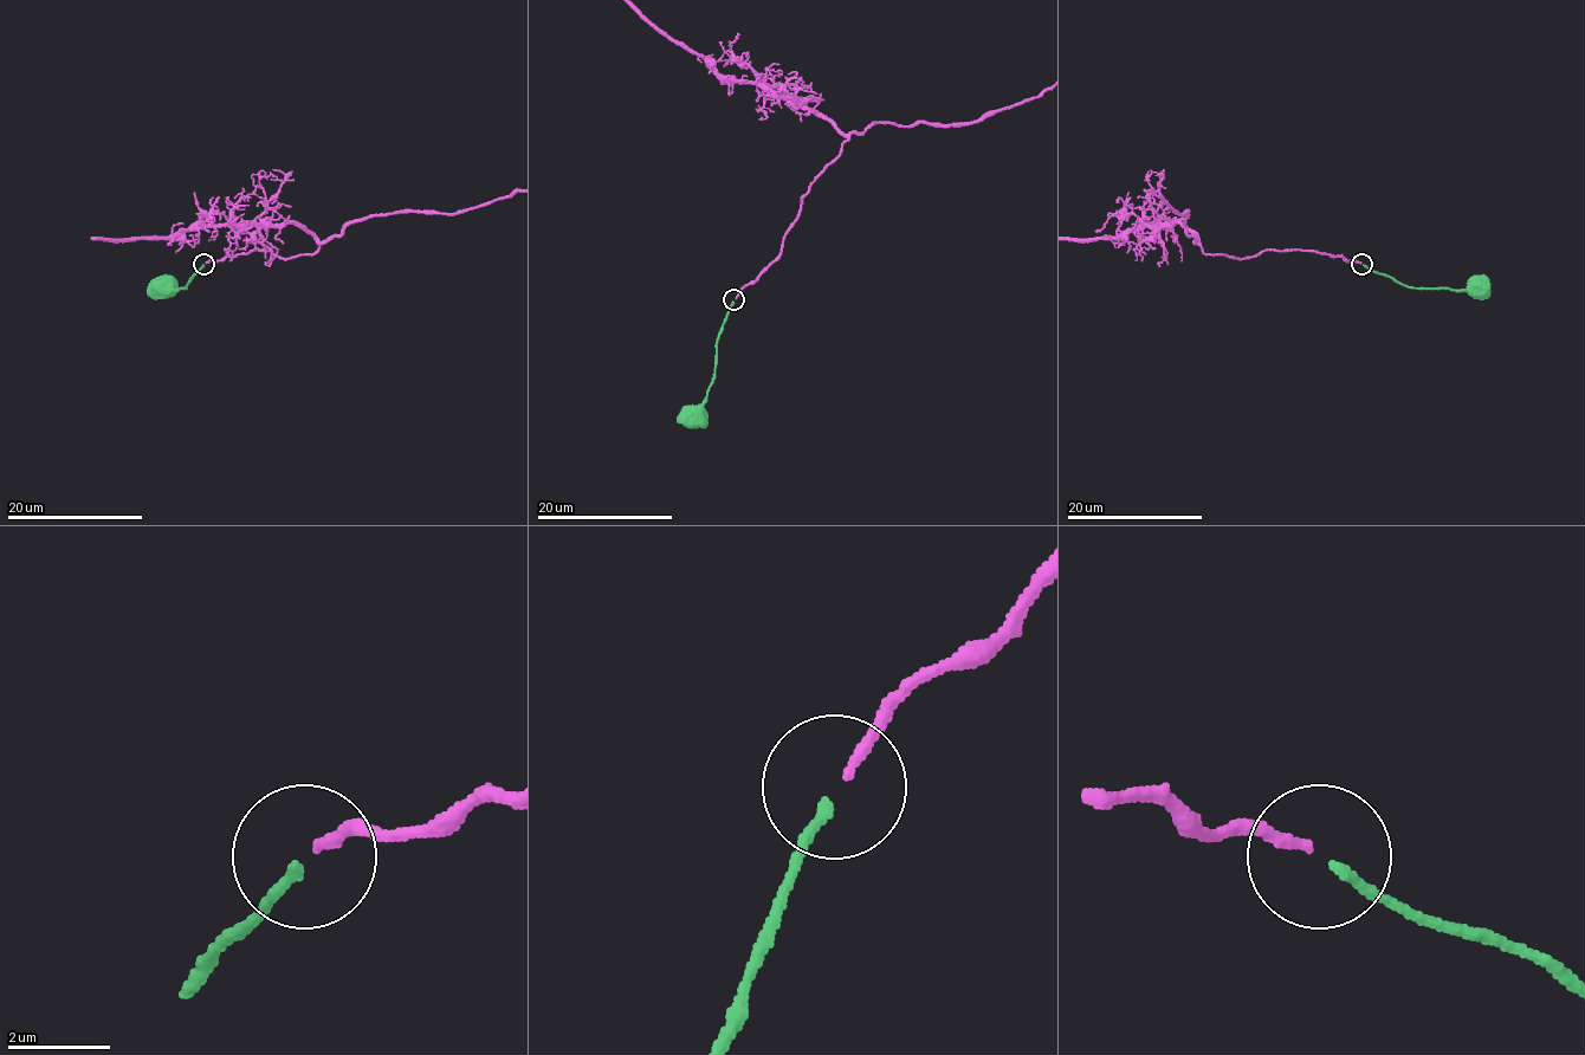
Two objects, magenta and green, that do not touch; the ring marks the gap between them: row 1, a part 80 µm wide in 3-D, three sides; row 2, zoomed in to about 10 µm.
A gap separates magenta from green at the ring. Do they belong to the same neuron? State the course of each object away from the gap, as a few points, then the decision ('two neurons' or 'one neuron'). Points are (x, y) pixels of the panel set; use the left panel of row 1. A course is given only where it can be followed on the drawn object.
green via (204, 265), (186, 289), (176, 290), (169, 280), (162, 285) | one neuron

